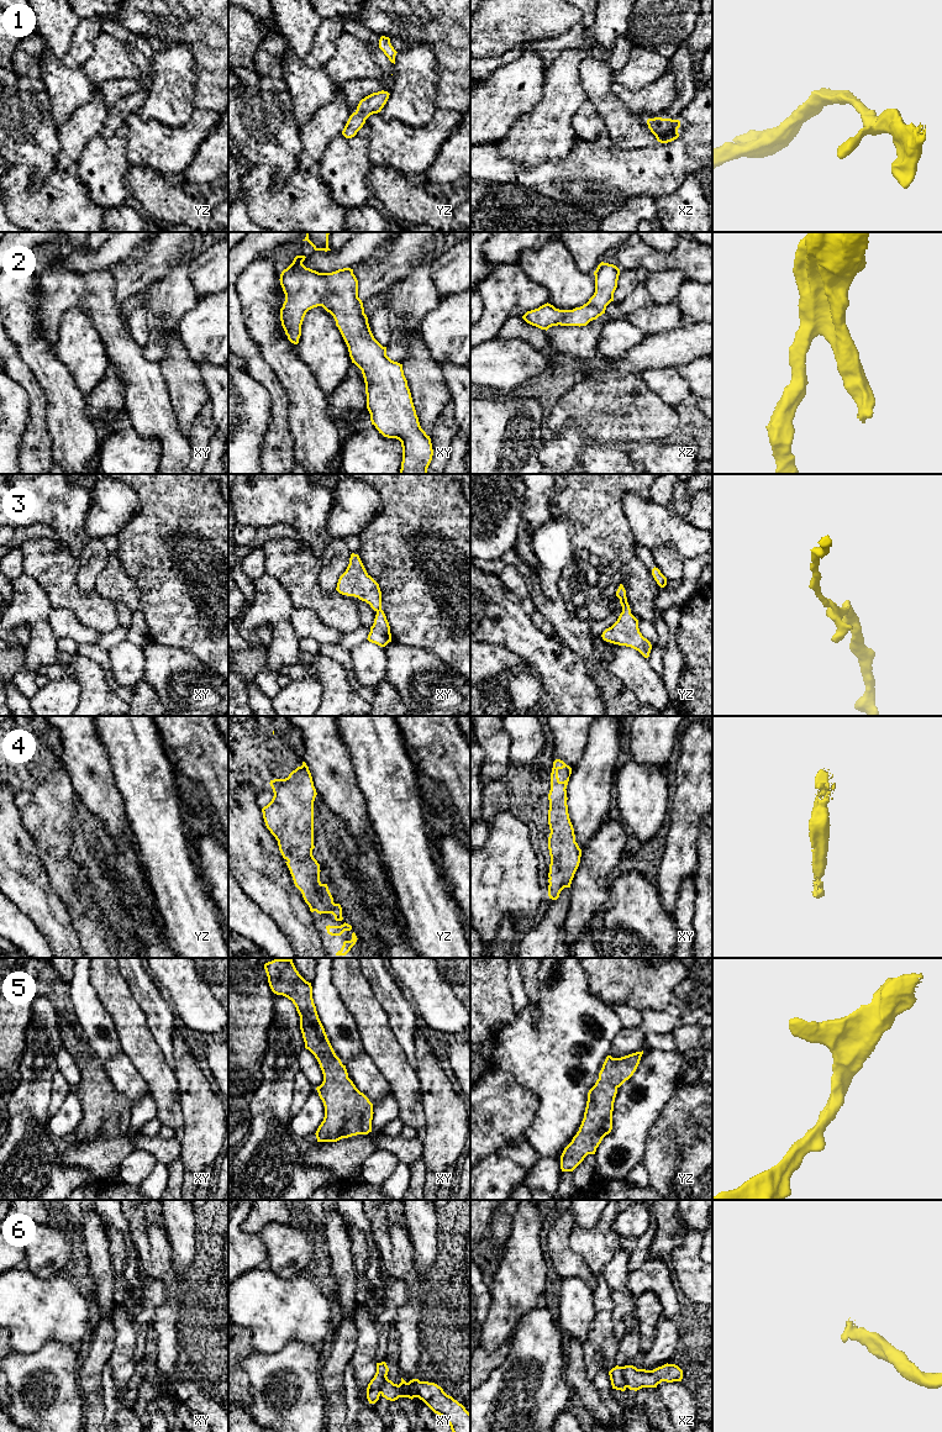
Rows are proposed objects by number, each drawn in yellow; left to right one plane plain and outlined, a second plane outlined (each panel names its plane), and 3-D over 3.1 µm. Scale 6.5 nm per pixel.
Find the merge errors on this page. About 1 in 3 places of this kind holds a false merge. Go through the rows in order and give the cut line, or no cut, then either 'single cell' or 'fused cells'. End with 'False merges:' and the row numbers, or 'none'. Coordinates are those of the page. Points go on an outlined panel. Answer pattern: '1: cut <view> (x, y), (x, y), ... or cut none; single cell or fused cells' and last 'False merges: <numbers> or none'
1: cut none; single cell
2: cut none; single cell
3: cut none; single cell
4: cut none; single cell
5: cut none; single cell
6: cut xz (622, 1367), (622, 1377), (627, 1386); fused cells
False merges: 6

